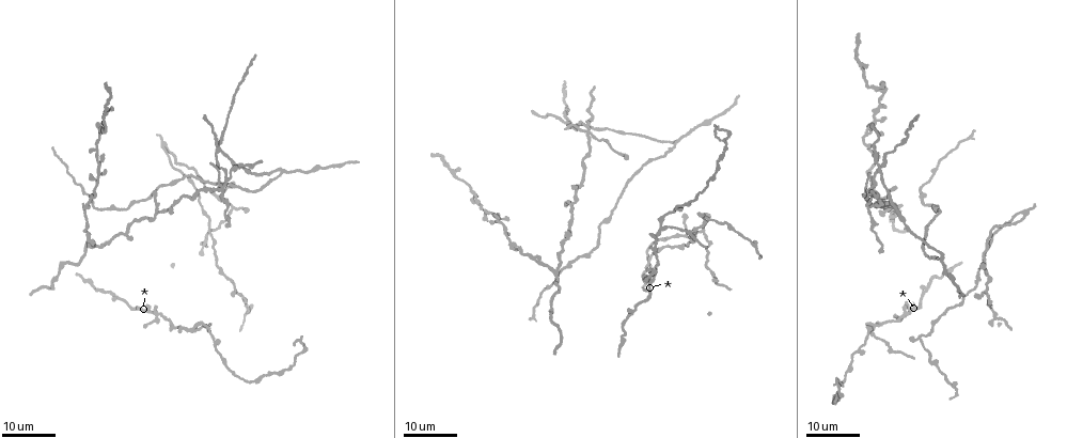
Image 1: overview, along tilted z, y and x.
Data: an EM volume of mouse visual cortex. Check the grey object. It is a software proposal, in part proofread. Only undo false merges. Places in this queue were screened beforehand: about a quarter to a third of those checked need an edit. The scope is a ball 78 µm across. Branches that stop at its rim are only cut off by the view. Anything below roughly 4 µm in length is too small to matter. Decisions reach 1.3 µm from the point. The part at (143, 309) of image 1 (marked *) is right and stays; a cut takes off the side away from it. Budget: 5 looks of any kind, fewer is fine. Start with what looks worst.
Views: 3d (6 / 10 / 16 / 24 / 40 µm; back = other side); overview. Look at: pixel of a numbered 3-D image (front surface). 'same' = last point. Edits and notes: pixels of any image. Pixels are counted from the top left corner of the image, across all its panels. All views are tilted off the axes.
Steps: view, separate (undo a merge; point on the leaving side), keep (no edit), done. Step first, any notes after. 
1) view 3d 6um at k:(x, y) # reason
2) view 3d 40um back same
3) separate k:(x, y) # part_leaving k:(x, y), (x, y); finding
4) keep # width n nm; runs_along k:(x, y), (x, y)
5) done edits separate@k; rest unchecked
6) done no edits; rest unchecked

view 3d 24um at 1:(922, 336) # sharp bend

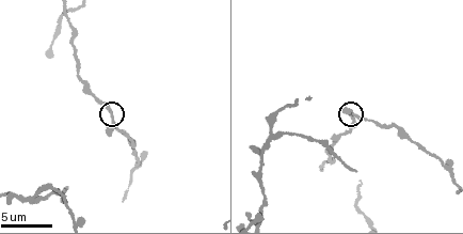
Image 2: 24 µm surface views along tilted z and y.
view 3d 6um at 2:(111, 116)

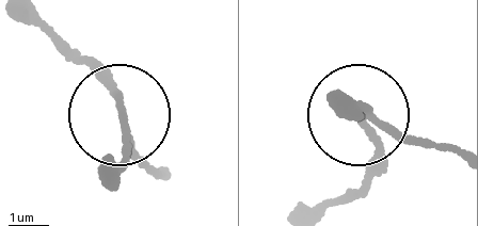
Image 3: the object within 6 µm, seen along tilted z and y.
view 3d 6um back at 3:(120, 108)

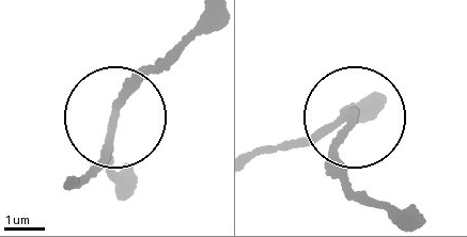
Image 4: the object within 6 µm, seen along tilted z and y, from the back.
keep # width 150 nm; runs_along 4:(403, 216), (347, 172), (346, 119), (266, 149); all the same neuron

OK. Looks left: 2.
view 3d 24um at 1:(155, 319) # small branch off a trunk

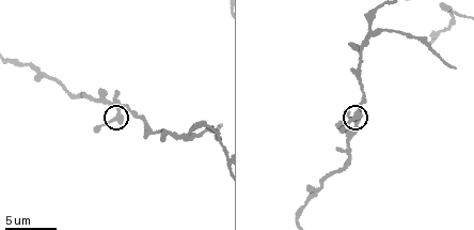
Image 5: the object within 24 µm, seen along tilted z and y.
view 3d 10um at 5:(119, 113)

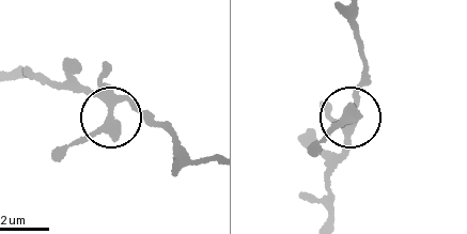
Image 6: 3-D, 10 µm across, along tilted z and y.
keep # arms 4; runs_along 6:(329, 184), (348, 120), (317, 147); all the same neuron

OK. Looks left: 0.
done no edits; rest unchecked

